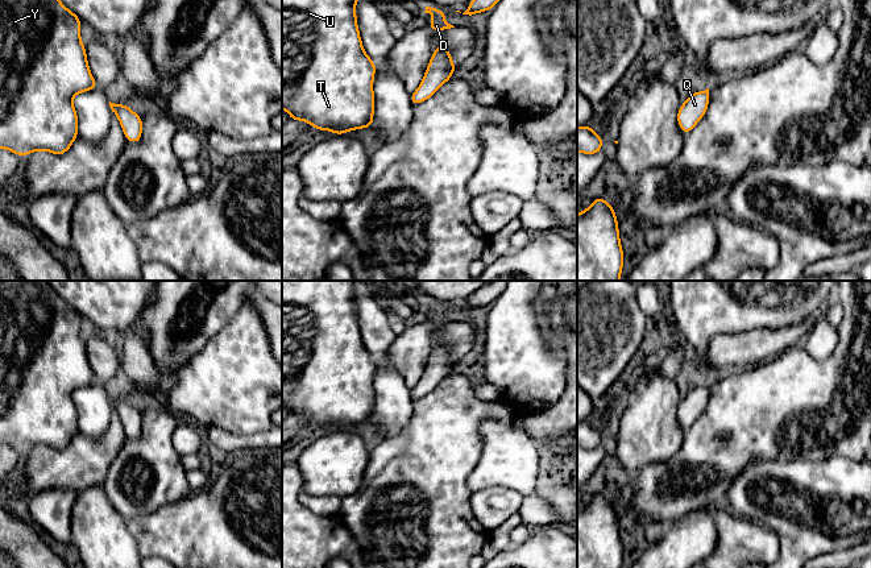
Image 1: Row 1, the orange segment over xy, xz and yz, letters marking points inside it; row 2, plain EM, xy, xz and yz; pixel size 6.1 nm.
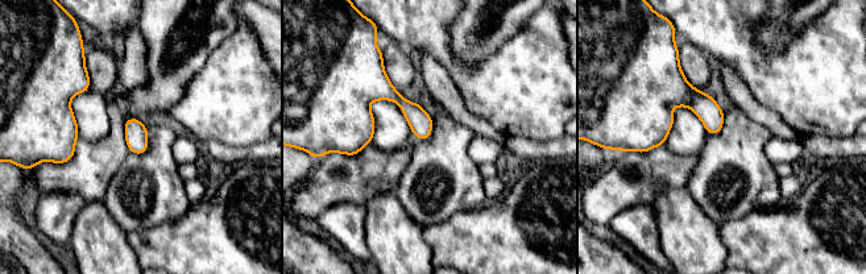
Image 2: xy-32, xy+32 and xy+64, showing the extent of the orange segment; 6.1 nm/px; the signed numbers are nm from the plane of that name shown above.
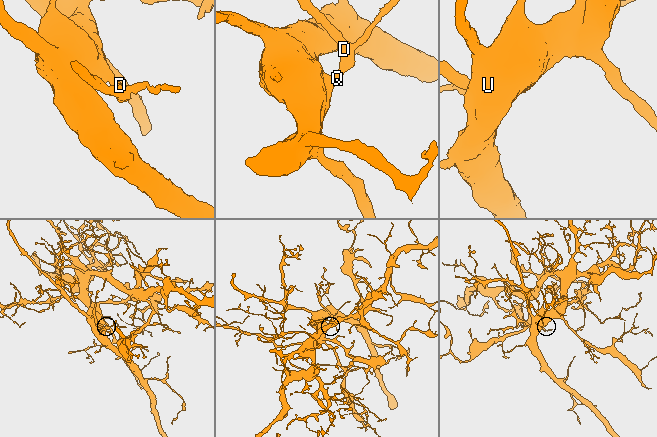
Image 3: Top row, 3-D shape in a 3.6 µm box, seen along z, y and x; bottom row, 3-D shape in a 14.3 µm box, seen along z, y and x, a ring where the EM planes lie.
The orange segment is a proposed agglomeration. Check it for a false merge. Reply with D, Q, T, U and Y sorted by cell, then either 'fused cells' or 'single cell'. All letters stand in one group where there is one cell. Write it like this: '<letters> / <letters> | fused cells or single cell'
D Q T U Y | single cell

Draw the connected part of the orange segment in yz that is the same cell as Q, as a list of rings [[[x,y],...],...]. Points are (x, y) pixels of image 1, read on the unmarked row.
[[[709,383],[701,387],[693,387],[681,399],[677,407],[679,423],[688,430],[702,414],[709,401]]]

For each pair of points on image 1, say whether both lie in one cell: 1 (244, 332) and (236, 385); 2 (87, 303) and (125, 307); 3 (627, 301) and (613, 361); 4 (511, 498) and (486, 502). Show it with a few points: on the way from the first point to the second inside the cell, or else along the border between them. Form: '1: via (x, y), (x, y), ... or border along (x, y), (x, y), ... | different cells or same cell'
1: via (243, 345), (237, 357), (236, 372) | same cell
2: via (96, 303), (116, 305) | same cell
3: via (613, 315), (613, 347) | same cell
4: via (505, 502), (493, 502) | same cell

